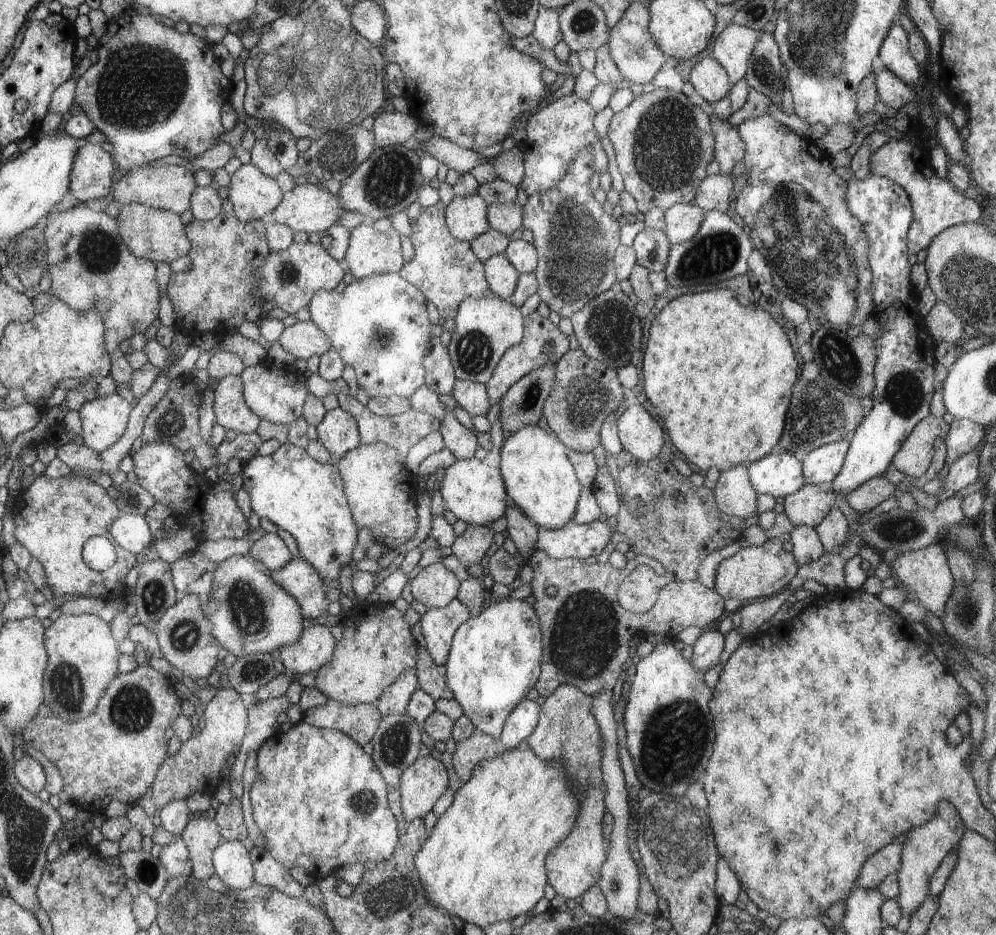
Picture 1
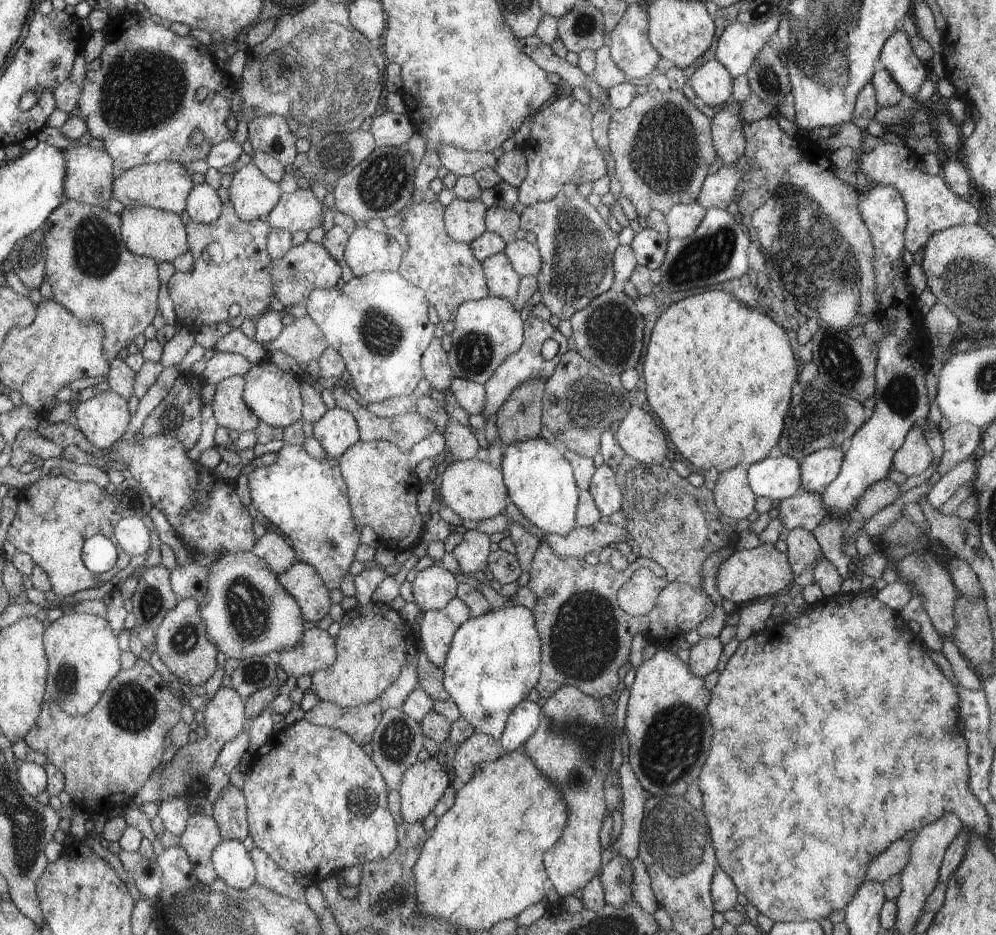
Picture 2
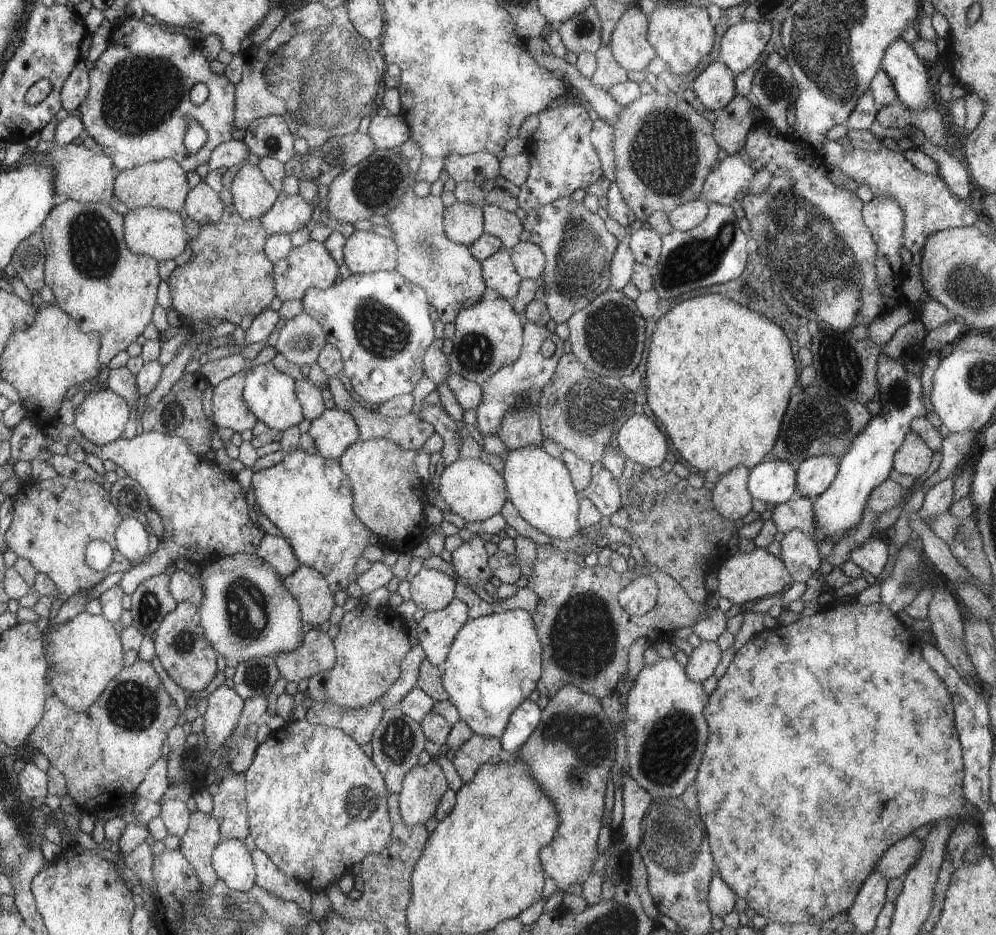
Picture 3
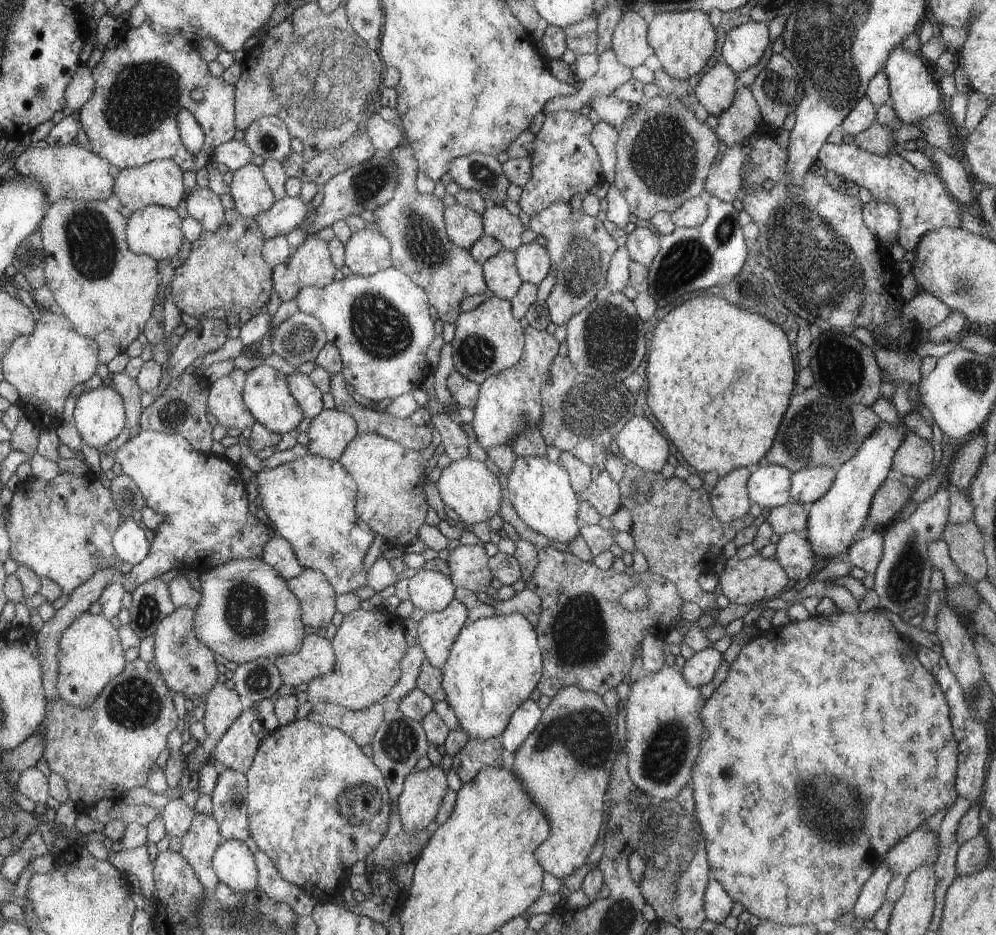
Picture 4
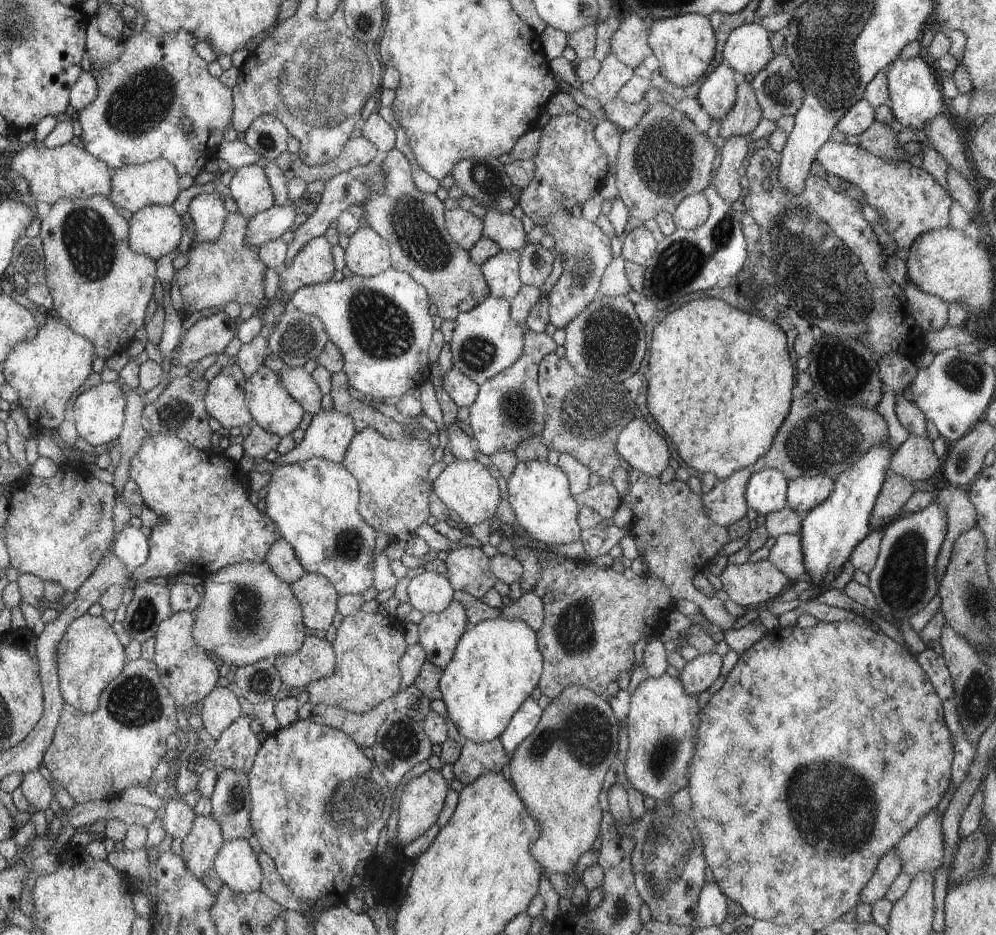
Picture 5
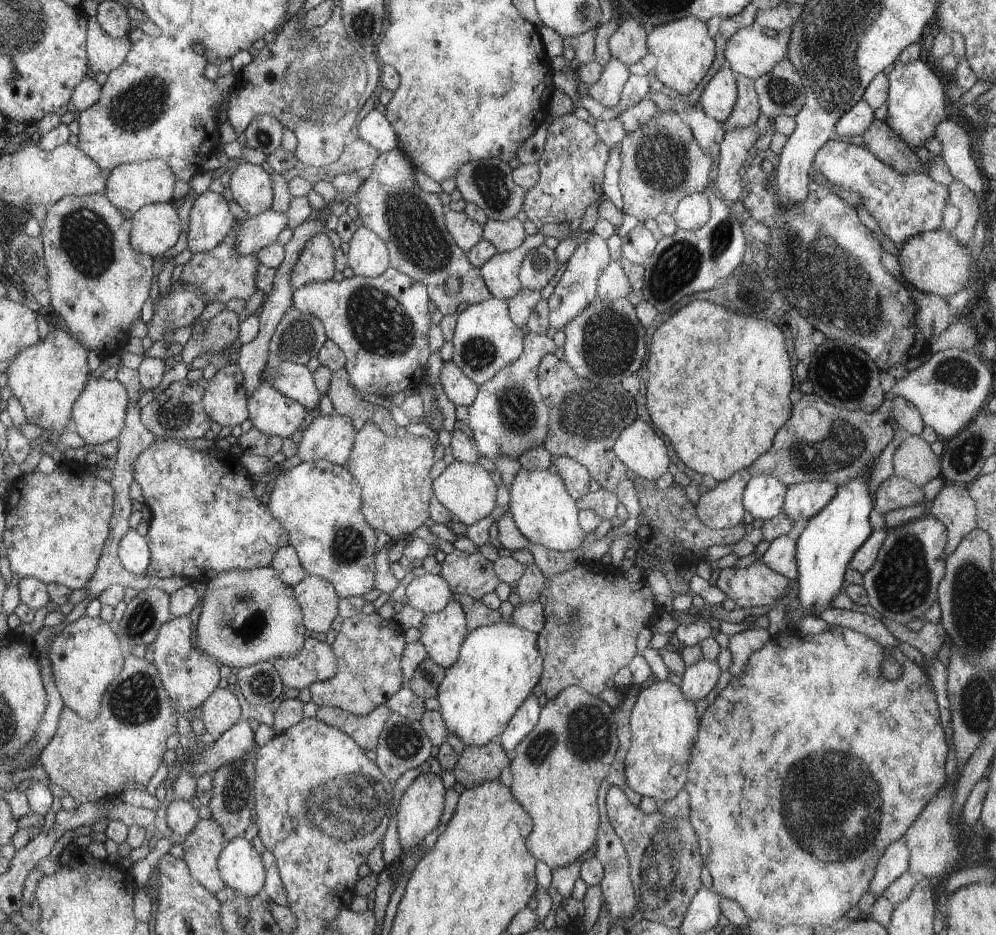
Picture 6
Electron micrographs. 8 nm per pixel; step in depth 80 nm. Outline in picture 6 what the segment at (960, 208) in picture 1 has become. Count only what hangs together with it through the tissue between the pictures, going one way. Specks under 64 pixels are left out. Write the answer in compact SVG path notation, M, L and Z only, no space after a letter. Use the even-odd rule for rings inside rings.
M830 139L824 146L821 146L812 161L812 170L816 170L821 174L821 178L826 181L829 186L840 186L846 190L853 190L861 195L862 203L874 220L878 223L880 231L888 236L895 246L900 248L905 240L917 234L933 231L941 228L941 222L945 211L946 198L949 193L949 187L942 183L937 183L924 173L913 175L901 175L896 172L890 165L883 163L876 158L866 146L858 146L847 143L842 140Z

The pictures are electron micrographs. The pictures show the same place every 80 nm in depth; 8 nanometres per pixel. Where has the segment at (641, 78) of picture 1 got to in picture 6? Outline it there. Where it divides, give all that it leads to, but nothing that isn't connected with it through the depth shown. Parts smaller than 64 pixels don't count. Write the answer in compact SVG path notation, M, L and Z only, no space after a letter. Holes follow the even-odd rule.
M626 18L610 37L609 49L612 58L620 60L627 66L642 60L649 52L647 33L648 29L643 24L638 24L632 18Z

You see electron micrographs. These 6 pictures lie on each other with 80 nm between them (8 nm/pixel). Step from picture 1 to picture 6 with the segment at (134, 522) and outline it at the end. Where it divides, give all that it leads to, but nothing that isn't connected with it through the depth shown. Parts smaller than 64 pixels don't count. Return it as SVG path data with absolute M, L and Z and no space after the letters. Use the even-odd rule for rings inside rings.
M130 529L121 540L117 555L122 566L128 572L143 577L149 574L151 564L150 542L146 536L140 535L136 529Z

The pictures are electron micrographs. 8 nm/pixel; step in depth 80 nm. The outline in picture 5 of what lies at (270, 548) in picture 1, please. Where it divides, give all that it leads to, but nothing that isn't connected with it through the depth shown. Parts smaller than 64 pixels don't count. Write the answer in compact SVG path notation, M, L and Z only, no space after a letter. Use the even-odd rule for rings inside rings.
M283 538L268 551L266 563L289 585L300 580L307 572L300 564L294 549Z

